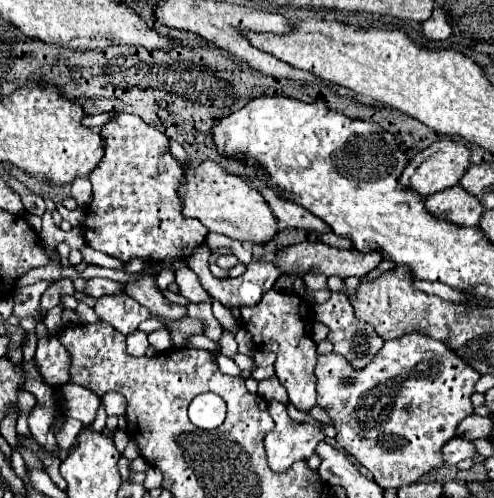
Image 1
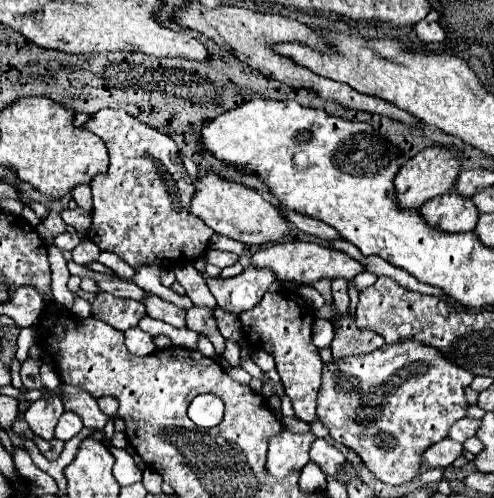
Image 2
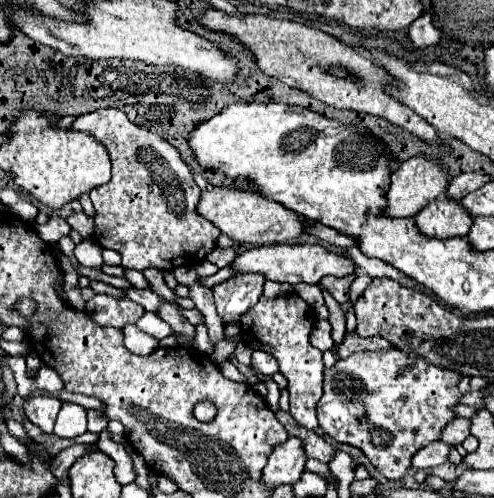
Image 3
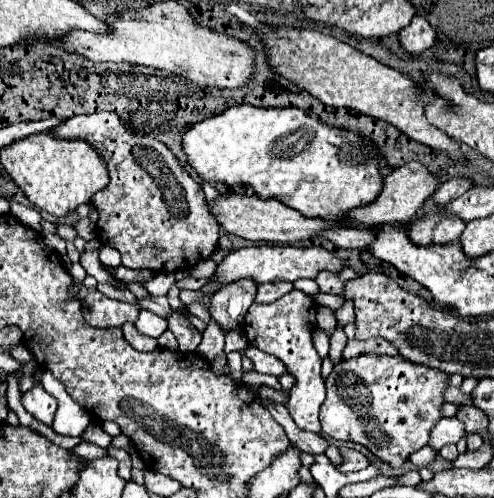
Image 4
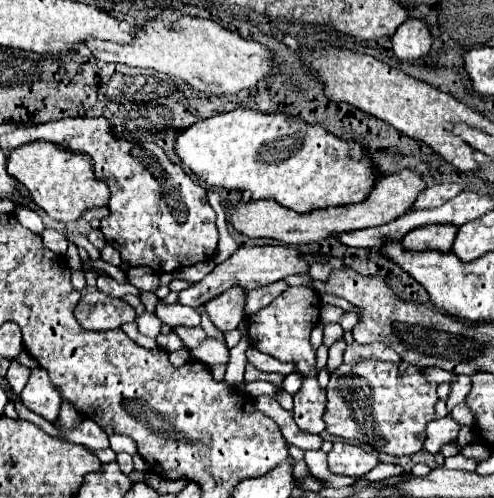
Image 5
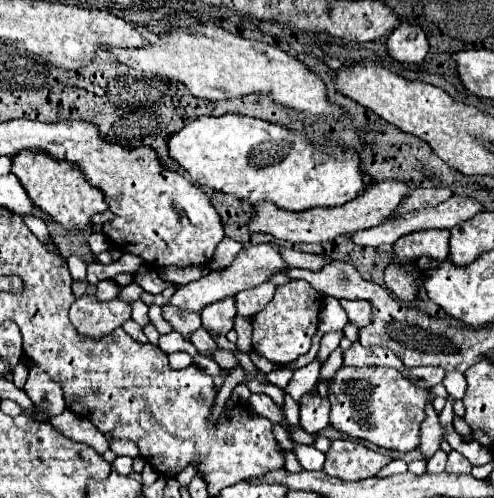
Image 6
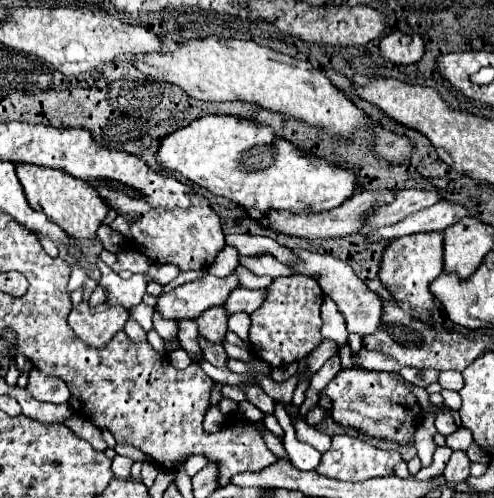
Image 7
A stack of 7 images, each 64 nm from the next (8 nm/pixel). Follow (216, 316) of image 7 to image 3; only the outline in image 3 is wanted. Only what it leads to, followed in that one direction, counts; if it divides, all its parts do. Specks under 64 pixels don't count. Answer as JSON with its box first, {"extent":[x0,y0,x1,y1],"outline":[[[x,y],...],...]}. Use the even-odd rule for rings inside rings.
{"extent":[212,274,264,324],"outline":[[[240,274],[212,288],[218,316],[224,324],[240,324],[241,316],[262,296],[264,278],[256,274]]]}

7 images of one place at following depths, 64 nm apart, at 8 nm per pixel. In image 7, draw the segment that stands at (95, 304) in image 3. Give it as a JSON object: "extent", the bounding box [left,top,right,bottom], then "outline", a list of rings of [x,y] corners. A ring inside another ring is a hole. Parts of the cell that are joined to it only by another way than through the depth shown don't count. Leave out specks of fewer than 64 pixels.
{"extent":[68,302,128,348],"outline":[[[82,302],[68,316],[68,324],[74,334],[92,348],[104,348],[114,334],[118,334],[128,320],[128,312],[124,308],[108,308],[108,304],[100,304],[90,308]]]}

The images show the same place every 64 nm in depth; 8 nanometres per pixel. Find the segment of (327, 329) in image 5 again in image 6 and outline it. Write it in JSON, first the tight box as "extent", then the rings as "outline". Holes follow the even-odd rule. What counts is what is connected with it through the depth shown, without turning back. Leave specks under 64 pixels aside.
{"extent":[316,332,342,362],"outline":[[[338,332],[324,334],[322,340],[320,340],[320,350],[318,350],[318,356],[316,356],[316,358],[318,358],[320,362],[324,362],[324,360],[338,348],[340,340],[342,340],[342,334],[338,334]]]}

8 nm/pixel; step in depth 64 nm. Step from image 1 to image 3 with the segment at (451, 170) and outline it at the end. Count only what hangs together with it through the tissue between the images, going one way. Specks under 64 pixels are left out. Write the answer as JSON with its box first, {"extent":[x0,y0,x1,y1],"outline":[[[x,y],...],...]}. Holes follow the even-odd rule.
{"extent":[384,158,448,218],"outline":[[[414,158],[414,160],[406,160],[404,164],[400,164],[400,168],[390,176],[390,188],[386,192],[386,208],[384,208],[384,216],[386,218],[412,218],[416,216],[428,202],[432,202],[434,198],[438,198],[444,188],[448,186],[448,176],[442,172],[442,168],[430,160],[424,158]]]}

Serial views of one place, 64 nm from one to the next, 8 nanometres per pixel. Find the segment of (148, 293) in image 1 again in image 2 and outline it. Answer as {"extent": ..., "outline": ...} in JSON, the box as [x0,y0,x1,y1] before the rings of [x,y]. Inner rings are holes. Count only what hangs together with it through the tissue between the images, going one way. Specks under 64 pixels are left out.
{"extent":[144,294,186,328],"outline":[[[148,294],[144,304],[146,304],[146,310],[152,318],[168,322],[176,328],[186,328],[186,310],[182,310],[182,308],[170,304],[170,302],[164,302],[154,294]]]}

